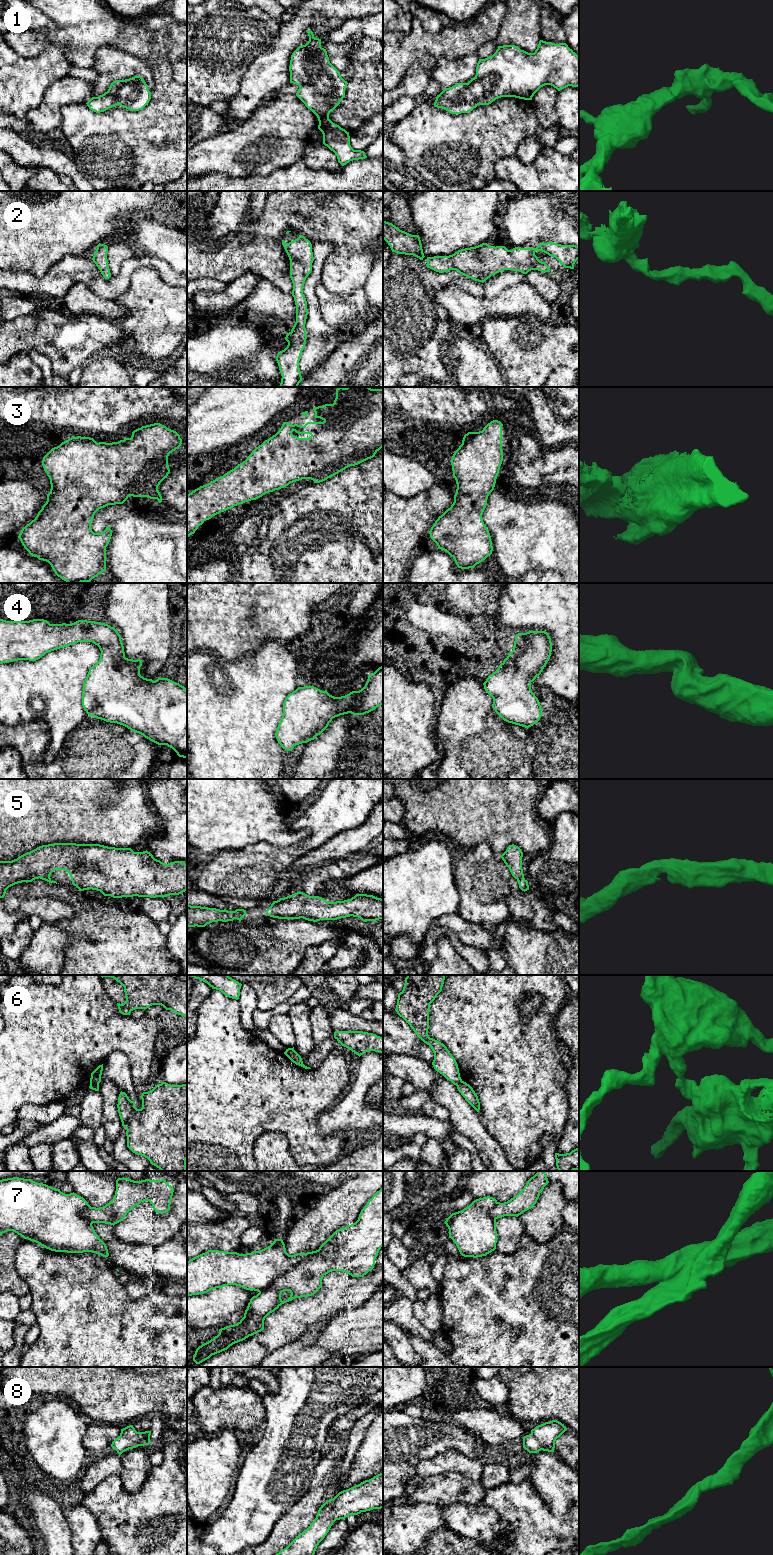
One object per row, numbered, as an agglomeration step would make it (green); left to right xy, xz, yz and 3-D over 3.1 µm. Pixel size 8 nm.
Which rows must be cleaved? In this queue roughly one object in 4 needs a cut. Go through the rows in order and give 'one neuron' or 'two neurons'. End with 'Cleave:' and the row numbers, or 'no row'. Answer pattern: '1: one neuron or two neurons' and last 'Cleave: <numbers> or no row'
1: one neuron
2: one neuron
3: one neuron
4: one neuron
5: one neuron
6: two neurons
7: two neurons
8: one neuron
Cleave: 6, 7

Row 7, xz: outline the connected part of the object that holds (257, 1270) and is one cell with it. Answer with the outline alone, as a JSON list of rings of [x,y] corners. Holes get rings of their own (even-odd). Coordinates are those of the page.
[[[282,1239],[259,1251],[239,1254],[208,1250],[187,1261],[187,1296],[228,1285],[263,1291],[316,1251],[289,1255]]]

